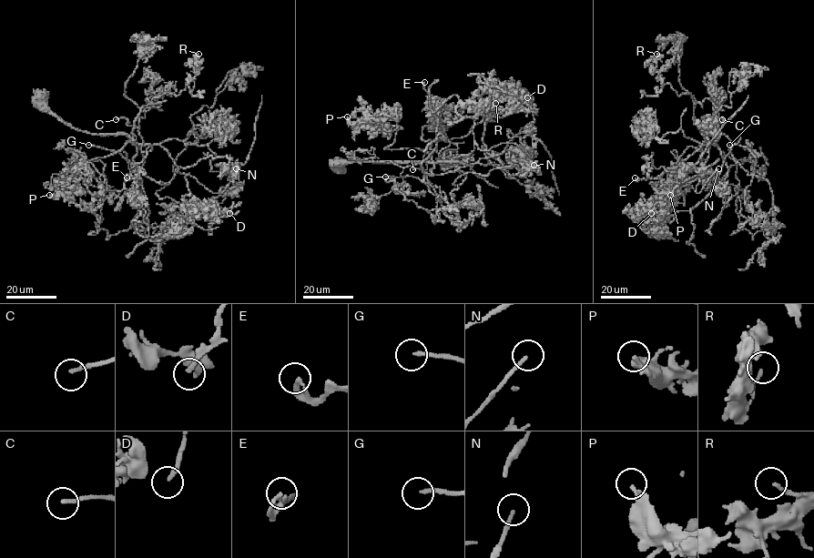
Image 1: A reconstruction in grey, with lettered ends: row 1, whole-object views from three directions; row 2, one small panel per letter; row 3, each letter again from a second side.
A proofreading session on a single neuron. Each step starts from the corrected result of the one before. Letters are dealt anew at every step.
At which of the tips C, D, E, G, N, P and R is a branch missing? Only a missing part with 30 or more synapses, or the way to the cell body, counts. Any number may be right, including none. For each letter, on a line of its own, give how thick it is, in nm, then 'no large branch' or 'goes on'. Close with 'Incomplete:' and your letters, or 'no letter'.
C: calibre 180 nm; goes on
D: calibre 200 nm; no large branch
E: calibre 220 nm; no large branch
G: calibre 180 nm; goes on
N: calibre 140 nm; no large branch
P: calibre 220 nm; no large branch
R: calibre 140 nm; no large branch
Incomplete: C, G

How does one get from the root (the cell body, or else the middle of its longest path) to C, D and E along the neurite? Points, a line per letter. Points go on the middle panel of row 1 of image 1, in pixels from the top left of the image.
C: (337, 164), (432, 162), (434, 140), (436, 148), (423, 157), (426, 169), (412, 169)
D: (337, 164), (452, 161), (468, 155), (474, 144), (484, 150), (485, 122), (530, 109), (527, 97)
E: (337, 164), (432, 162), (433, 140), (439, 156), (450, 141), (438, 124), (428, 129), (439, 118), (424, 82)

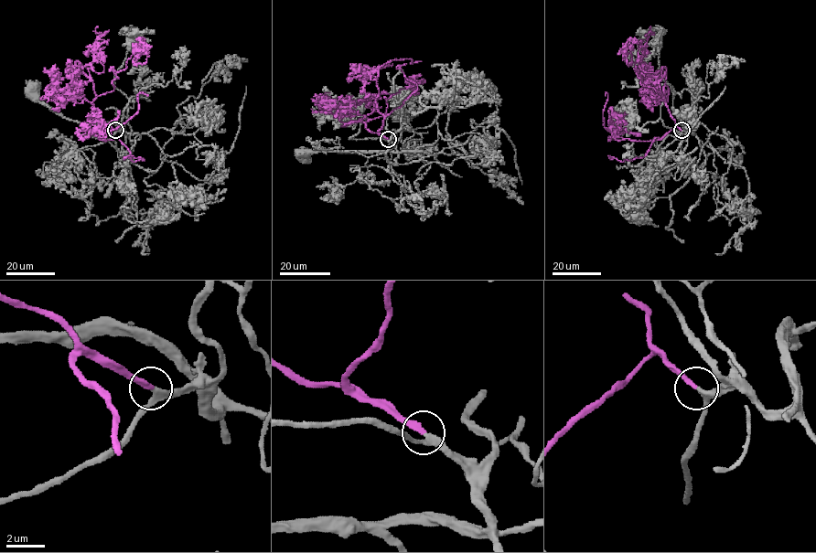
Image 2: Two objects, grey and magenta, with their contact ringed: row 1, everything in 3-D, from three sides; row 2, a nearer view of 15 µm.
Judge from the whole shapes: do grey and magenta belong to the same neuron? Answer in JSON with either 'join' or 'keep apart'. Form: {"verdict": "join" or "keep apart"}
{"verdict": "join"}

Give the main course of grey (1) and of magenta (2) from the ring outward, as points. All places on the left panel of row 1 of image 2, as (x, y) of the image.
1: (115, 130), (123, 132), (112, 123), (81, 123), (62, 117), (38, 98), (31, 86)
2: (115, 130), (94, 116), (93, 101), (113, 90), (114, 71), (142, 44), (147, 54)

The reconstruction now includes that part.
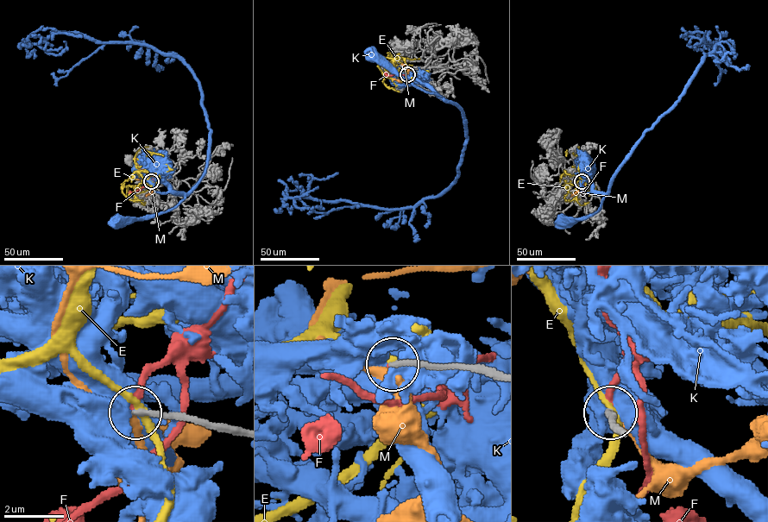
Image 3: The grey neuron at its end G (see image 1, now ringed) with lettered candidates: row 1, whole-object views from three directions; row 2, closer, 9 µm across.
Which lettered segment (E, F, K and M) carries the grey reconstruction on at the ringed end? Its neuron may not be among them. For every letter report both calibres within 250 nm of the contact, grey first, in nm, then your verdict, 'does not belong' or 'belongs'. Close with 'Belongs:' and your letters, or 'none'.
E: 220 nm thick on the grey side, 220 nm on the other; does not belong
F: 200 nm thick on the grey side, 190 nm on the other; does not belong
K: 200 nm thick on the grey side, 650 nm on the other; does not belong
M: 200 nm thick on the grey side, 280 nm on the other; does not belong
Belongs: none

